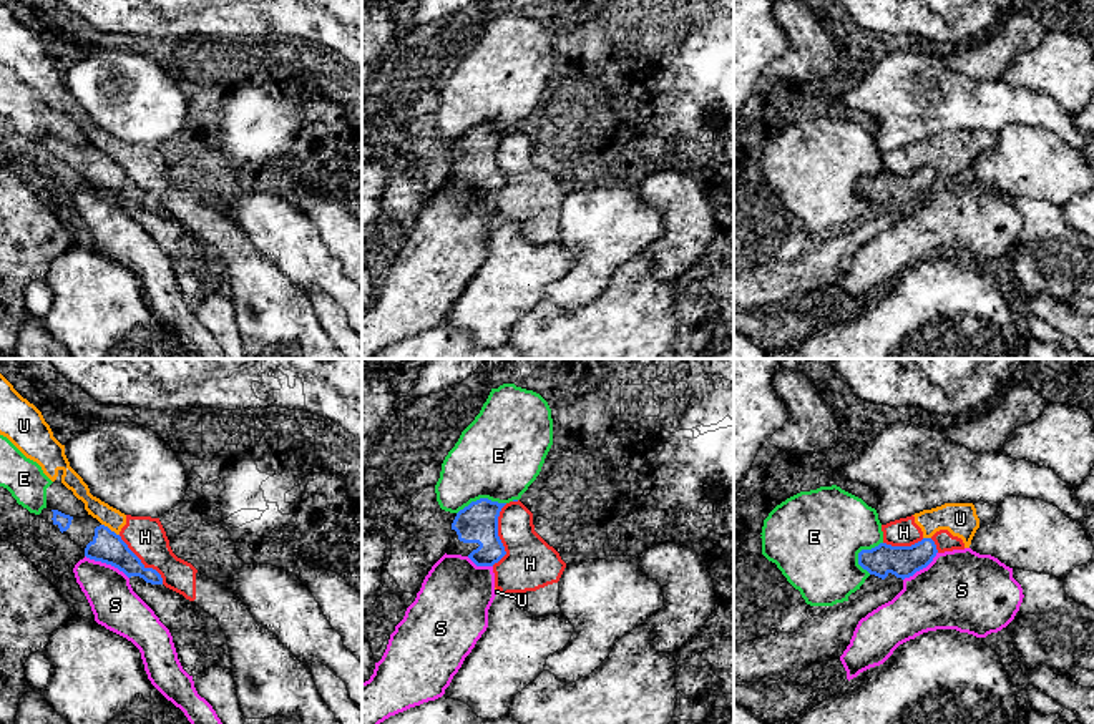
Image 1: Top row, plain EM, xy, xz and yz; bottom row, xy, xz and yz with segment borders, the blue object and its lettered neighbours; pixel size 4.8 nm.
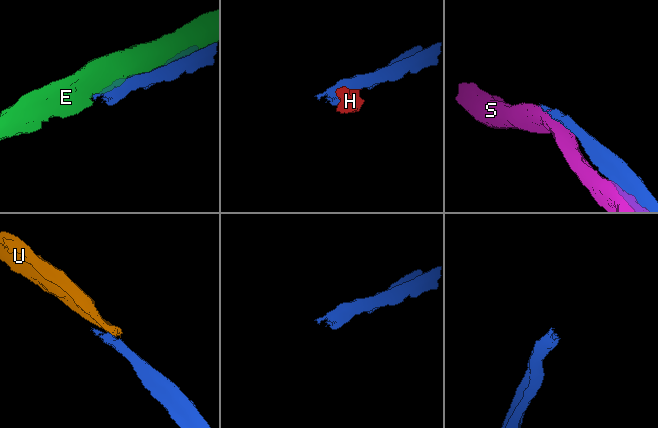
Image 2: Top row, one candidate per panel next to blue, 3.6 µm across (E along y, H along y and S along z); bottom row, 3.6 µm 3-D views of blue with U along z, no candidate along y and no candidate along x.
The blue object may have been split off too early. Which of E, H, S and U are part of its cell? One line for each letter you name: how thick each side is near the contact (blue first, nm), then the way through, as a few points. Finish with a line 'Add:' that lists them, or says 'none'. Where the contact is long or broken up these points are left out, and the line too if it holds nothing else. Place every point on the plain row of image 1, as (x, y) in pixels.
Add: none

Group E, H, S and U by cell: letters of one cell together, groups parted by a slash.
E / H U / S

